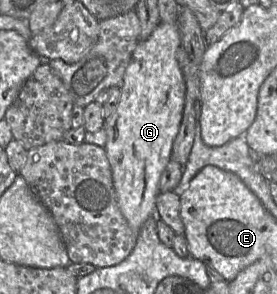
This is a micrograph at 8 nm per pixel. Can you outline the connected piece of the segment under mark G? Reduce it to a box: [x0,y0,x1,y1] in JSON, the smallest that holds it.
[104,22,186,231]

